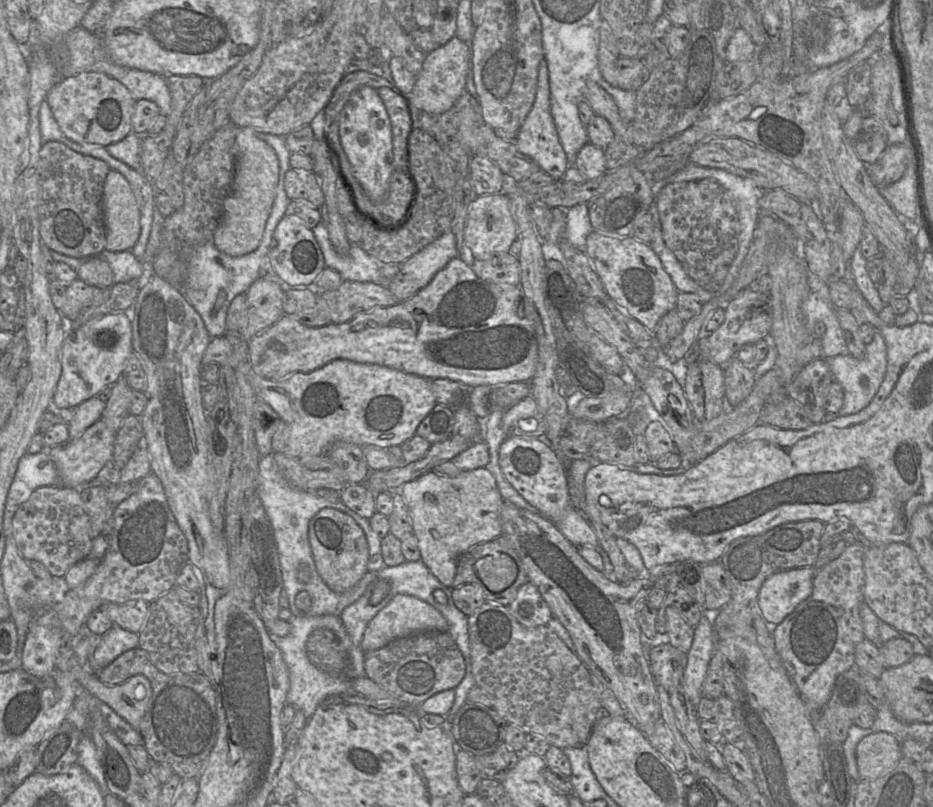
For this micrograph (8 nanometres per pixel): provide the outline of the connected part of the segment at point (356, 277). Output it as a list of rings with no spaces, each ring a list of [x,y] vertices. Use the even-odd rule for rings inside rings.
[[[321,222],[312,229],[312,232],[323,253],[325,267],[339,272],[344,281],[372,282],[388,288],[388,282],[390,280],[386,279],[386,277],[382,274],[381,267],[382,264],[389,263],[380,263],[373,256],[366,253],[359,245],[351,245],[347,255],[339,255],[329,240],[328,230]]]

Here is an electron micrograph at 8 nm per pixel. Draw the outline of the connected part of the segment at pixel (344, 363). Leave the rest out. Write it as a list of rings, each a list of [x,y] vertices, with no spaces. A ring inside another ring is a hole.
[[[345,359],[333,360],[309,373],[296,372],[281,380],[261,377],[253,369],[248,375],[248,382],[257,399],[269,404],[288,425],[289,438],[282,453],[293,458],[322,455],[337,441],[359,446],[375,445],[385,449],[390,446],[401,446],[416,434],[420,422],[437,404],[431,380],[387,366]]]

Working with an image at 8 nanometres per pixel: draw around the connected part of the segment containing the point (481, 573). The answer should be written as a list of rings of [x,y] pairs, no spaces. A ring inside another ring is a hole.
[[[494,553],[478,559],[475,570],[483,585],[492,593],[509,588],[517,577],[517,566],[505,553]]]

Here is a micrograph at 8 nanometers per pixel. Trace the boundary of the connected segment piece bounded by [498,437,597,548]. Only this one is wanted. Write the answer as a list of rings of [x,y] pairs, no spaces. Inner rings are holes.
[[[511,437],[499,447],[498,463],[506,480],[530,505],[556,525],[573,545],[597,546],[597,536],[591,524],[571,503],[565,461],[545,439]]]

